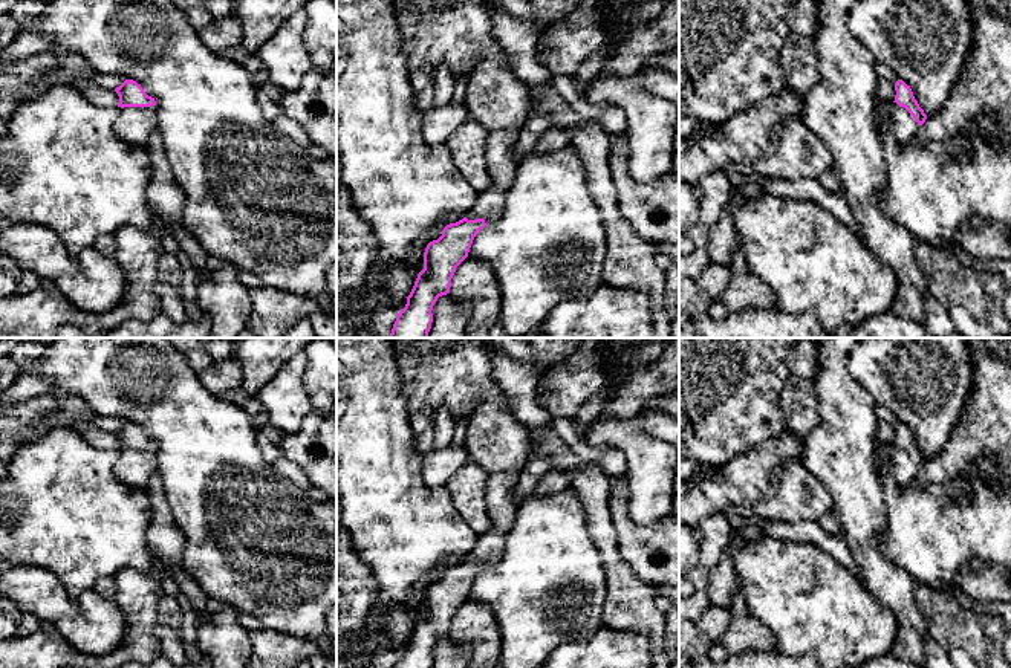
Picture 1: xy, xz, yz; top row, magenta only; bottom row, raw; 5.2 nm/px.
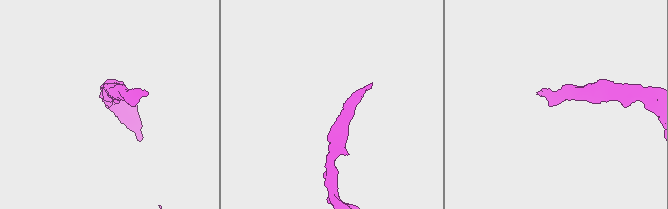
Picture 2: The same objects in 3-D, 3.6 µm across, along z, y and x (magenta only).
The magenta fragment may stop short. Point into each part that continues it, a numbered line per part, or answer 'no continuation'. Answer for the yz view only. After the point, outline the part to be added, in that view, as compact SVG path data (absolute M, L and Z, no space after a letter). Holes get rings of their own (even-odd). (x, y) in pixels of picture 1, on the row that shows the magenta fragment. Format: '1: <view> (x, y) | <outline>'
1: yz (900, 123) | M887 102L887 115L879 122L879 130L890 133L898 142L905 144L916 135L919 124L896 102Z

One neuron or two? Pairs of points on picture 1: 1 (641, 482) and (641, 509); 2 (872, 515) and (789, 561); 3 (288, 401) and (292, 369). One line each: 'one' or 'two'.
1: one
2: two
3: one

